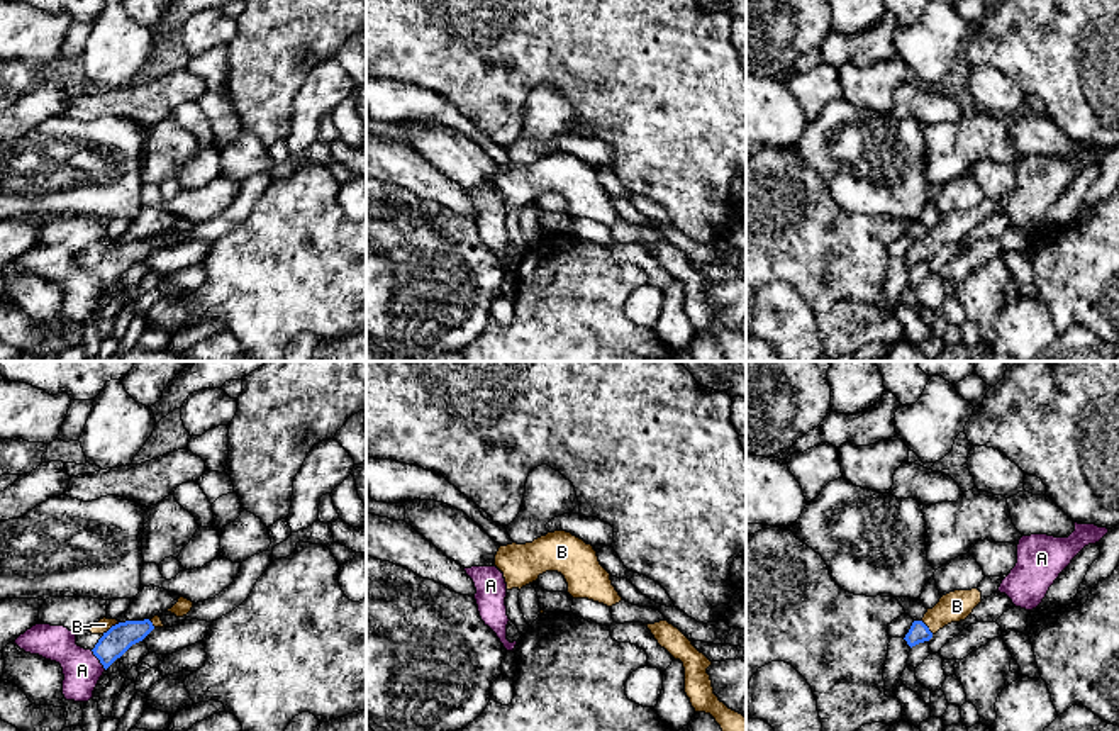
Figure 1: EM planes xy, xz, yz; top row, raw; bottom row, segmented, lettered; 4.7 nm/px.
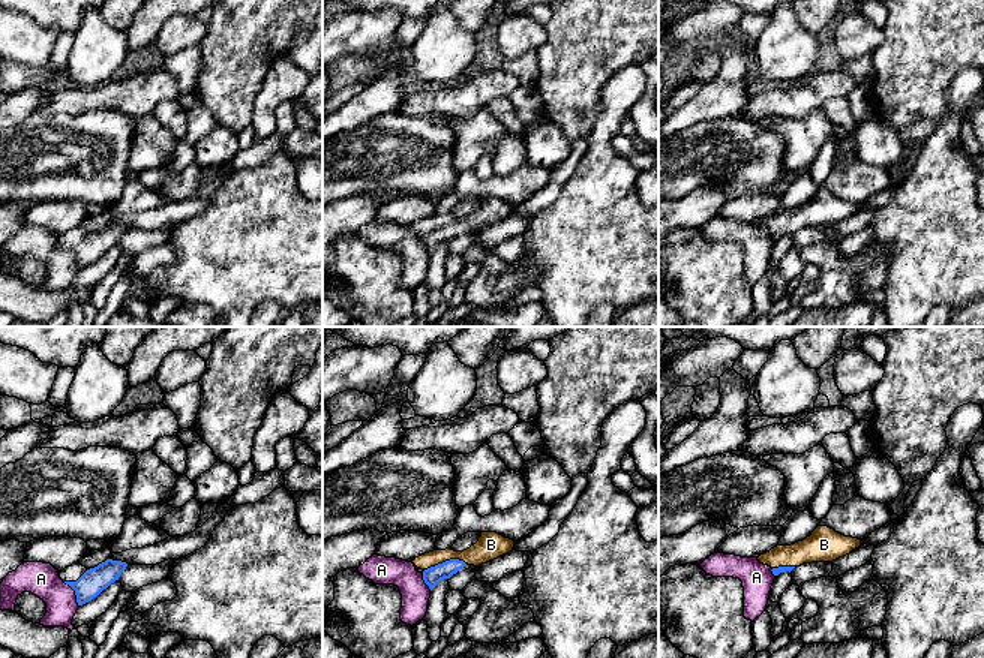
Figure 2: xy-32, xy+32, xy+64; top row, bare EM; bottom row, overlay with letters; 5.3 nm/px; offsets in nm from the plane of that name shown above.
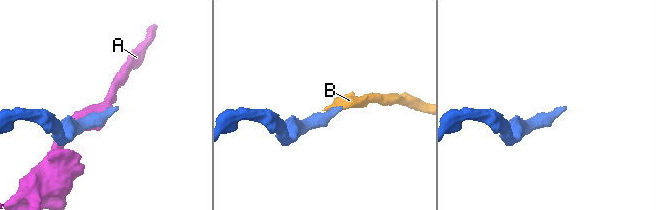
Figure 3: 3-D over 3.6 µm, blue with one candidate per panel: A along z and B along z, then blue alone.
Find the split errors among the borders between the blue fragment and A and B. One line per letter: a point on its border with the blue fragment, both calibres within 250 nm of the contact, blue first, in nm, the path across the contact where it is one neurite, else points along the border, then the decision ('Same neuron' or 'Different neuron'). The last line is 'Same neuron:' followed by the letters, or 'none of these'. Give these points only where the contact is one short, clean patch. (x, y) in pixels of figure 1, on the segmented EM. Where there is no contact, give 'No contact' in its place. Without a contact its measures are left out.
A: Touches blue at xy (99, 658). Thickness 140 nm (blue) against 180 nm. Different neuron
B: Touches blue at xy (112, 626). Thickness 140 nm (blue) against 70 nm. Path across: xy (119, 638), (112, 626), (104, 624). Same neuron
Same neuron: B

